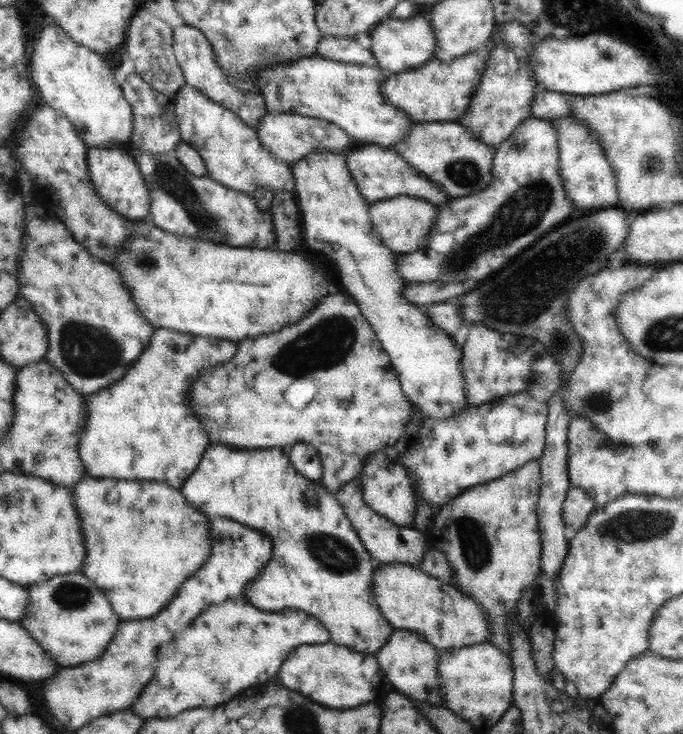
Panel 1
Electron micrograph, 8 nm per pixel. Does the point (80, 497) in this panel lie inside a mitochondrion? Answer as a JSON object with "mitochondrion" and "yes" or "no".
{"mitochondrion":"no"}

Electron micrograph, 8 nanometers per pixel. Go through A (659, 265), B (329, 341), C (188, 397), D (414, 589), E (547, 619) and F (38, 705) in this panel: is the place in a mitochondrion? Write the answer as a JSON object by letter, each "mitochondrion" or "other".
{"A":"other","B":"mitochondrion","C":"other","D":"other","E":"other","F":"other"}

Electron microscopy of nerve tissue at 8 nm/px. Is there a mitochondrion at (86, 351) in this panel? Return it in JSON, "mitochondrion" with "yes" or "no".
{"mitochondrion":"yes"}

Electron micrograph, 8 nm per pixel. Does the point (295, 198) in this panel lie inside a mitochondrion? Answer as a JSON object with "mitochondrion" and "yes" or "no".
{"mitochondrion":"no"}

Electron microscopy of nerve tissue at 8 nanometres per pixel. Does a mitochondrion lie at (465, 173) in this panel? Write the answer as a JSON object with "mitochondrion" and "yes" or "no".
{"mitochondrion":"yes"}

